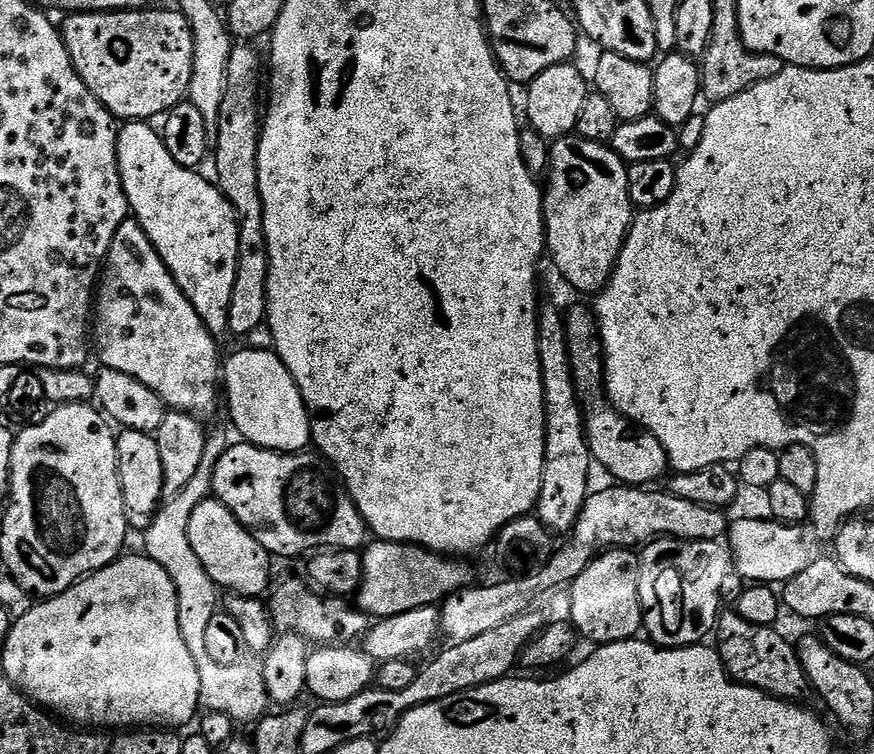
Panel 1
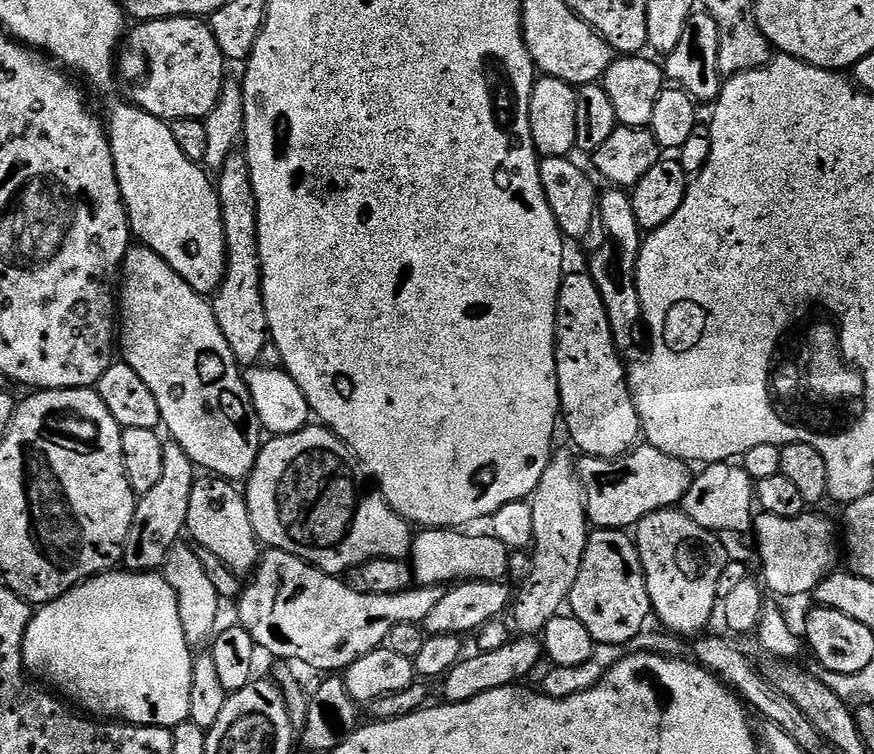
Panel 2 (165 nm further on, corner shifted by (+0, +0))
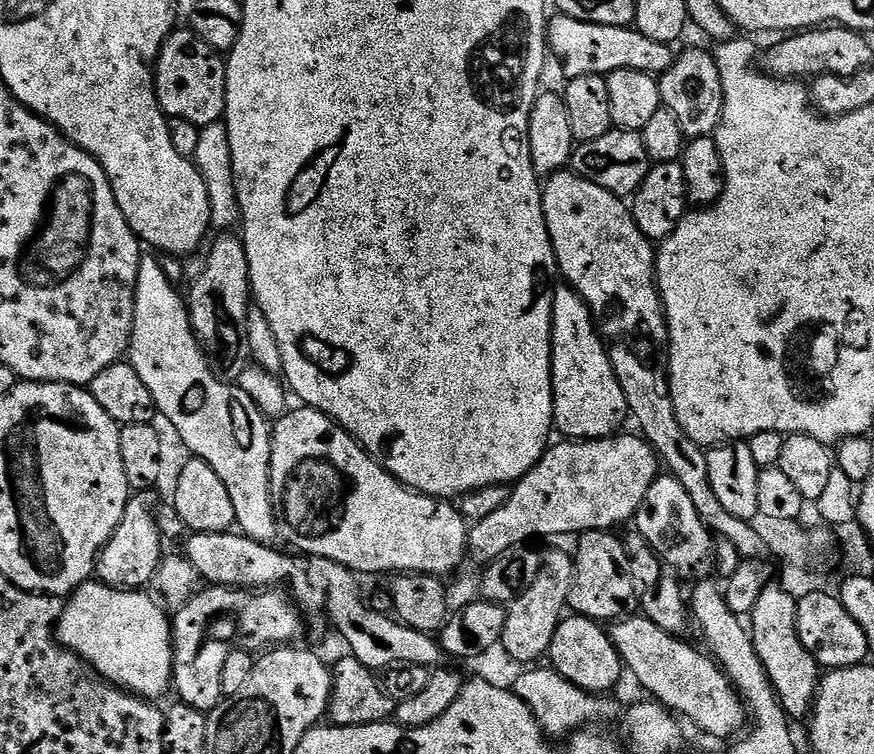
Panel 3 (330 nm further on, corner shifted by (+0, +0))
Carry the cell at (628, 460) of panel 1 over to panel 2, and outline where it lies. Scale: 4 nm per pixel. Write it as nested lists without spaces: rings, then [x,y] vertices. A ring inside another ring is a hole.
[[[569,271],[558,290],[556,299],[556,369],[560,391],[560,415],[562,424],[568,427],[568,436],[586,456],[618,458],[636,447],[642,436],[638,410],[628,389],[628,370],[620,361],[621,349],[616,347],[610,330],[610,318],[600,297],[594,278],[587,271]]]

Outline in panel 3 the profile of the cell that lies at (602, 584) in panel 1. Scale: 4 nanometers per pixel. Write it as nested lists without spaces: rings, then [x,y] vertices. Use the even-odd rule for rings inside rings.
[[[611,531],[586,532],[579,537],[574,551],[576,569],[574,570],[574,582],[570,590],[568,608],[577,616],[597,622],[616,622],[627,617],[633,611],[638,600],[638,584],[632,581],[632,572],[628,569],[628,552],[618,537],[612,536]]]

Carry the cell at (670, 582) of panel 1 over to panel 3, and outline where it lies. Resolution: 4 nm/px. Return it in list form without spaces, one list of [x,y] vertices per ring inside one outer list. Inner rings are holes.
[[[670,474],[657,476],[650,491],[643,499],[643,504],[636,512],[634,525],[636,524],[641,536],[650,544],[656,552],[668,552],[667,564],[673,571],[683,572],[688,570],[693,580],[704,580],[714,570],[714,546],[713,533],[698,516],[694,502],[683,489],[682,484]]]

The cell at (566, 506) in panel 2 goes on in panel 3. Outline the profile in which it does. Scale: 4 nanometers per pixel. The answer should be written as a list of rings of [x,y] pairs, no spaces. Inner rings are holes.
[[[544,552],[540,573],[534,578],[534,586],[526,590],[516,600],[512,601],[507,609],[508,617],[504,627],[502,648],[508,651],[508,656],[520,666],[528,666],[539,656],[542,658],[549,655],[551,639],[554,638],[555,628],[559,626],[562,617],[568,608],[570,590],[574,582],[575,559],[564,552]],[[532,660],[532,661],[531,661]]]

